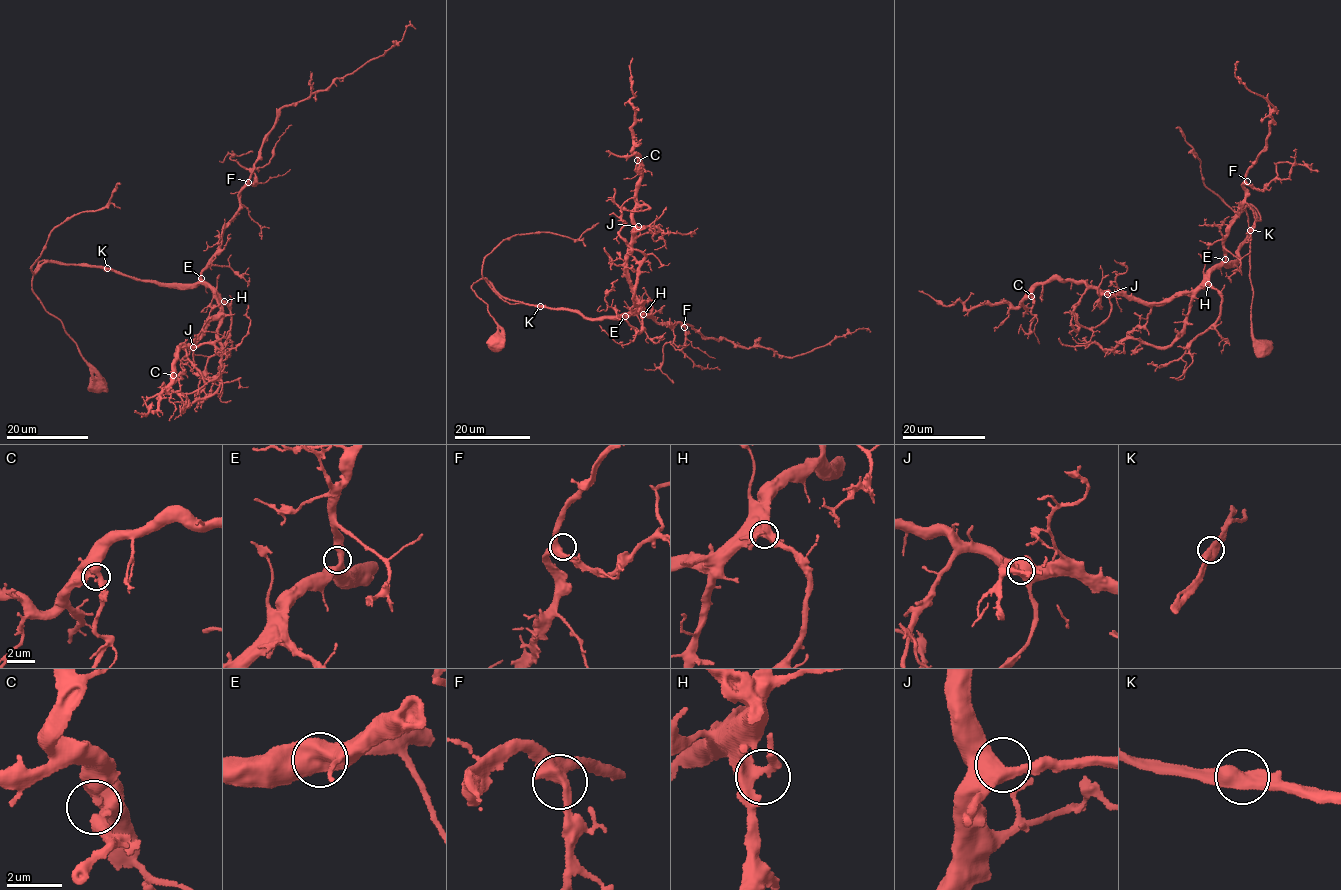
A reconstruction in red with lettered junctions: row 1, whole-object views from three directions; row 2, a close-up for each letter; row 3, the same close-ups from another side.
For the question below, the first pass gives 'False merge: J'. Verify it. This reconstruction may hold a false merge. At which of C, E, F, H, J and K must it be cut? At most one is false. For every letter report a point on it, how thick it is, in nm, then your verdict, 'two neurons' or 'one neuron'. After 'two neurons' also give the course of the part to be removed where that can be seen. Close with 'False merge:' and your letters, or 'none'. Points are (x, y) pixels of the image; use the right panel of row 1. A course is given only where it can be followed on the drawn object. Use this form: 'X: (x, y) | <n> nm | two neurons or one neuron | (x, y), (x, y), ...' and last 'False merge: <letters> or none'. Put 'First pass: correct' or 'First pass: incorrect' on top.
First pass: incorrect
C: (1031, 296) | 500 nm | one neuron
E: (1225, 259) | 500 nm | one neuron
F: (1247, 181) | 400 nm | one neuron
H: (1208, 284) | 380 nm | one neuron
J: (1107, 294) | 550 nm | one neuron
K: (1250, 230) | 550 nm | one neuron
False merge: none

